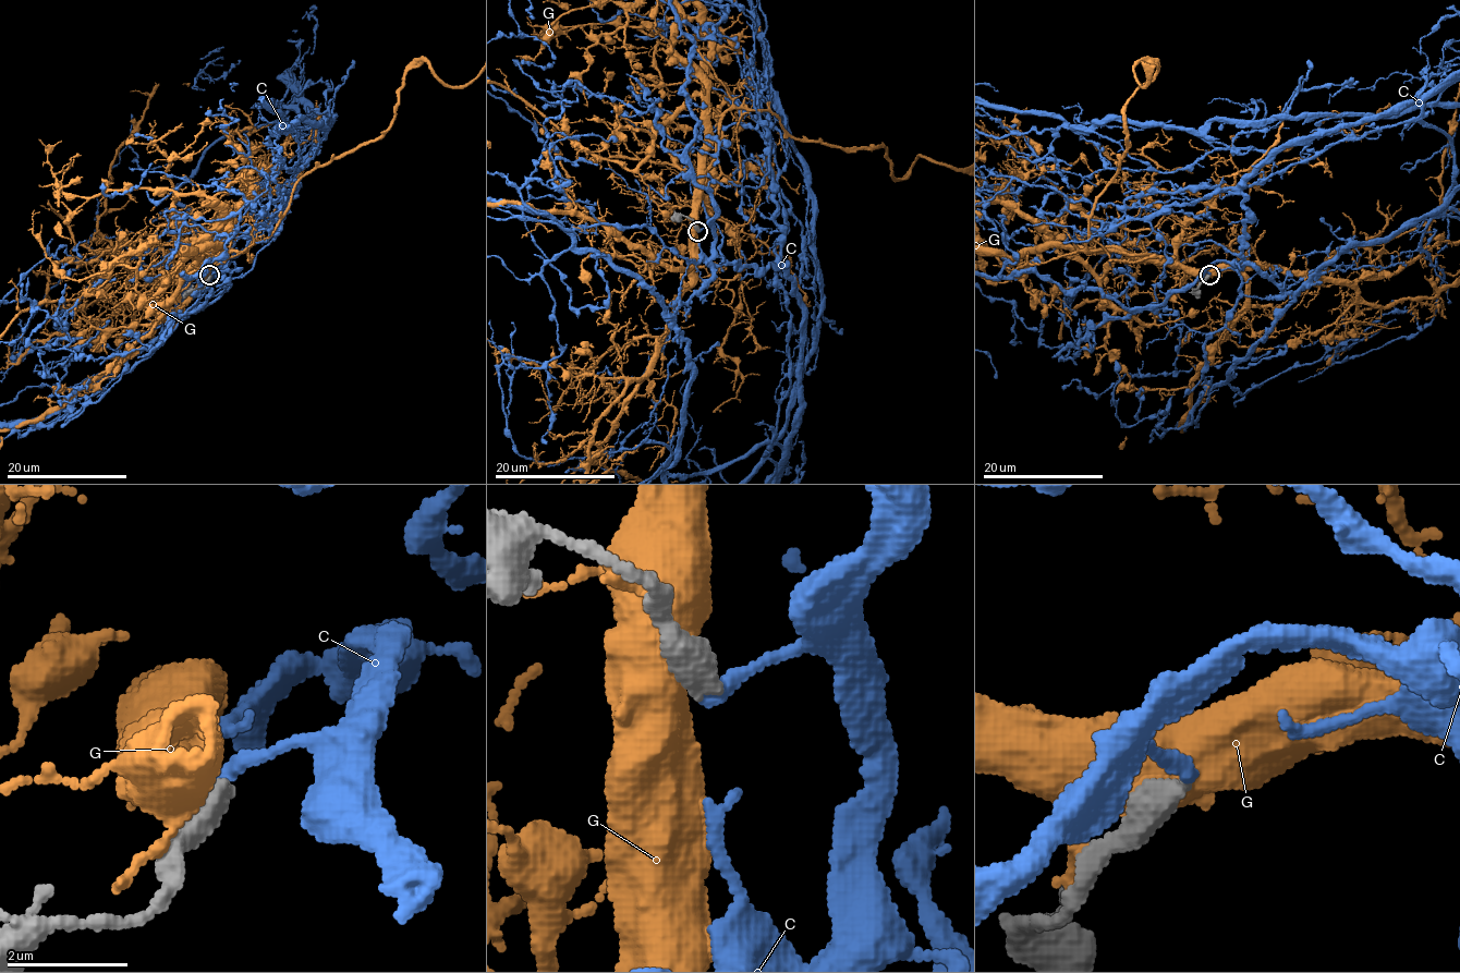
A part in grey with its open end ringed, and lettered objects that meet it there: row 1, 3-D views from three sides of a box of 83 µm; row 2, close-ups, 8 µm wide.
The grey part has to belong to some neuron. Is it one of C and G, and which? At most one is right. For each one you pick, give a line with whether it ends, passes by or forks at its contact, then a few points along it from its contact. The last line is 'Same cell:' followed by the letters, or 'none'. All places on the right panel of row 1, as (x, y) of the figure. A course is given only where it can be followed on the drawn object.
C: it ends
Same cell: C

